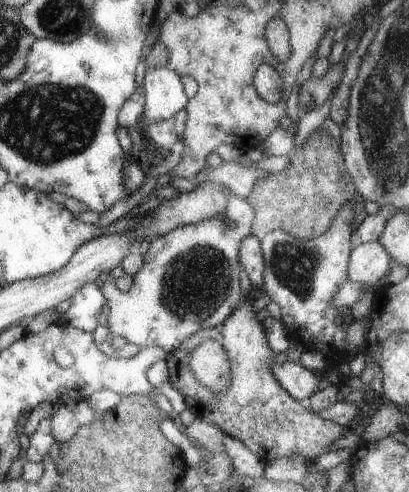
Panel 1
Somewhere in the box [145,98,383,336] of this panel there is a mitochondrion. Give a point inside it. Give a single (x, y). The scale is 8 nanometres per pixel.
(192, 284)

